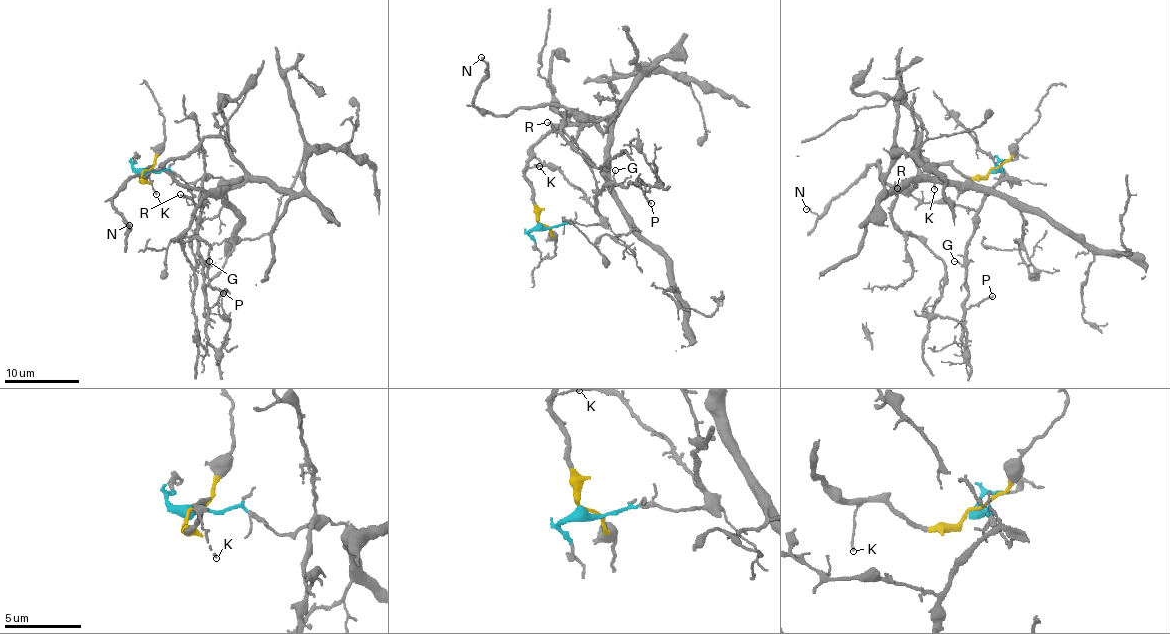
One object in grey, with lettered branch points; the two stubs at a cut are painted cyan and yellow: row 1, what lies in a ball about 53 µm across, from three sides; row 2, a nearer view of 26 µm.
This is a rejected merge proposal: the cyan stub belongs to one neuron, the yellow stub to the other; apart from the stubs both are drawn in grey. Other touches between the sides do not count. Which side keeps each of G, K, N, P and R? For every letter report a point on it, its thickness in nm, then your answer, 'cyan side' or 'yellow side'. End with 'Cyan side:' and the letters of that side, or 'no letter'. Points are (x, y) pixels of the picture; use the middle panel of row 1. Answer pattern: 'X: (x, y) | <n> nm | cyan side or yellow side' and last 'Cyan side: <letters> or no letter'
G: (615, 170) | 90 nm | cyan side
K: (539, 166) | 110 nm | yellow side
N: (481, 57) | 140 nm | yellow side
P: (651, 203) | 160 nm | cyan side
R: (547, 122) | 150 nm | cyan side
Cyan side: G, P, R

